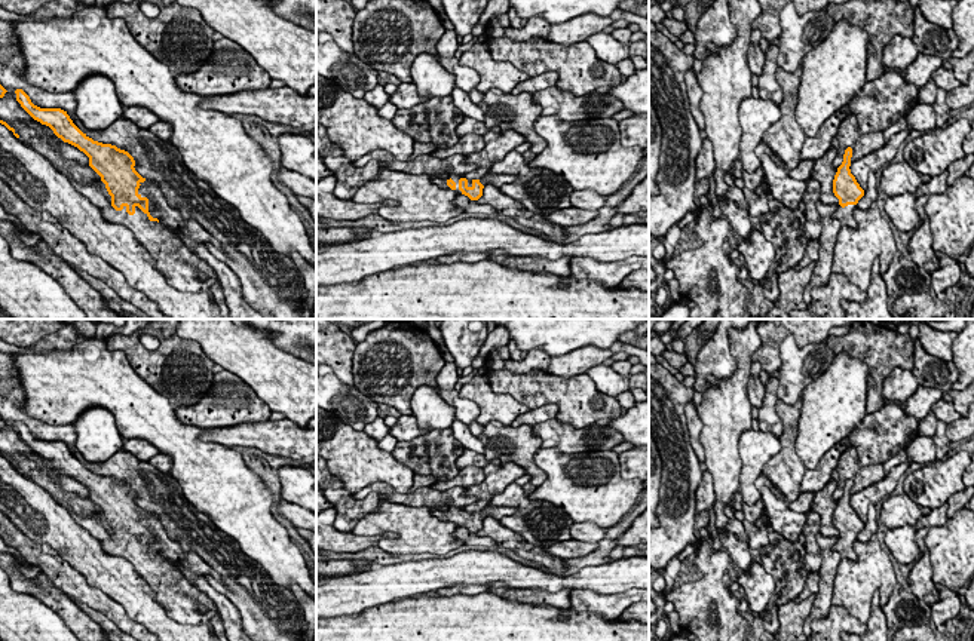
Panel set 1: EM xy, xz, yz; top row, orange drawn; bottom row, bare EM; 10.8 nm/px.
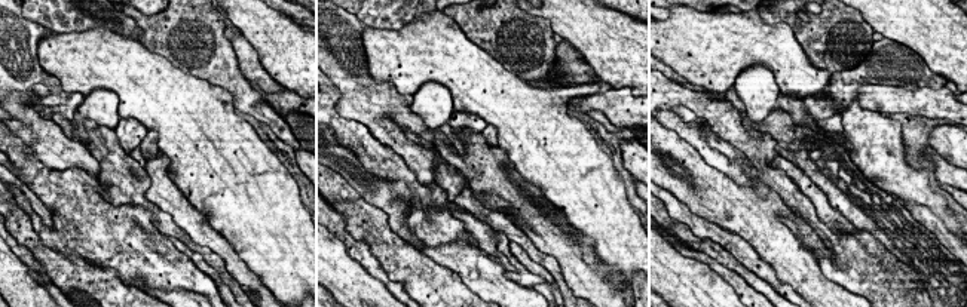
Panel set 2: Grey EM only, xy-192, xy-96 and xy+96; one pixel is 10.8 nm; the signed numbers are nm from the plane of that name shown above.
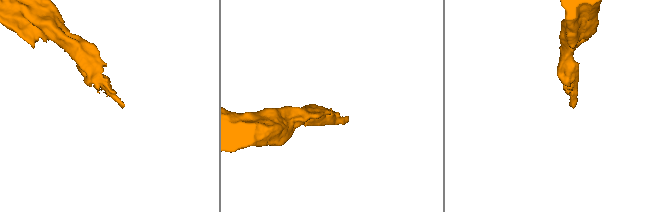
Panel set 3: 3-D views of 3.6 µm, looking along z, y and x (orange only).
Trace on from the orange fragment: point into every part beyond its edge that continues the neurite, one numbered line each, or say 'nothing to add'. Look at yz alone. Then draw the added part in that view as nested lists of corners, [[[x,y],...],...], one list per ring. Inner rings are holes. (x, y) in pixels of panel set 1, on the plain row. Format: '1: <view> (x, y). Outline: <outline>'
1: yz (845, 548). Outline: [[[837,537],[837,542],[833,546],[833,549],[837,550],[842,558],[855,561],[857,559],[857,553],[854,552],[854,542],[855,540],[857,540],[857,537],[848,537],[845,540],[842,540],[840,537]]]

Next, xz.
1: xz (441, 515). Outline: [[[451,507],[450,509],[454,515],[456,515],[456,525],[457,527],[462,527],[462,524],[459,522],[459,512],[463,510],[462,507]],[[431,509],[431,515],[438,518],[439,521],[445,521],[445,522],[451,522],[448,518],[447,518],[447,513],[450,512],[439,512],[439,510],[435,510],[435,509]]]

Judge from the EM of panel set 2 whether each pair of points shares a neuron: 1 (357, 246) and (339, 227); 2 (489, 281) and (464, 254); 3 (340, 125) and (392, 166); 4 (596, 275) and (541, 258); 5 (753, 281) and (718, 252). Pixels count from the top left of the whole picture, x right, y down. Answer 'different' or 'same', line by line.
1: same
2: same
3: same
4: different
5: same

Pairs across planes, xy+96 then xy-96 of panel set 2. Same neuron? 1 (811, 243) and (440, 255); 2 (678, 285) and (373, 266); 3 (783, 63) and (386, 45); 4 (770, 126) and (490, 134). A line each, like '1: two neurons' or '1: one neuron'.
1: one neuron
2: two neurons
3: one neuron
4: two neurons

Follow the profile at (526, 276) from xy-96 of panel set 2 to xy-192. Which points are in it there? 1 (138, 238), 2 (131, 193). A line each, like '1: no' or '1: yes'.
1: yes
2: no

